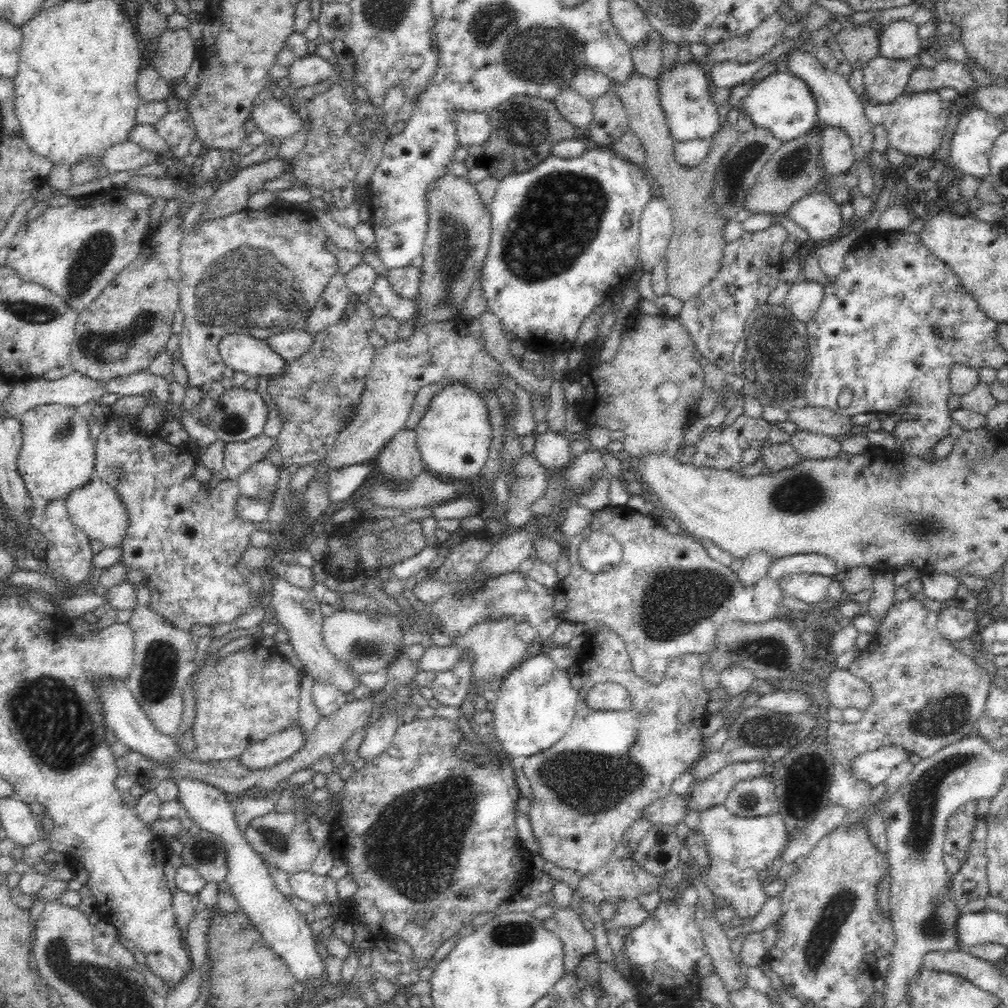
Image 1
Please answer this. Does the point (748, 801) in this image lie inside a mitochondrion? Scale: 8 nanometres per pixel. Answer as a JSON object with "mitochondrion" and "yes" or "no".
{"mitochondrion":"yes"}

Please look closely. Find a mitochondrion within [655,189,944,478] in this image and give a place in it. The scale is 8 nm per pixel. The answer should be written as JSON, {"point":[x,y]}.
{"point":[775,359]}

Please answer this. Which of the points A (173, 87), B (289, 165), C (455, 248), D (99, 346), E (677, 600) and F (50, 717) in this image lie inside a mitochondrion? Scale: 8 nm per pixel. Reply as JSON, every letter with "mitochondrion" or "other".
{"A":"other","B":"other","C":"mitochondrion","D":"mitochondrion","E":"mitochondrion","F":"mitochondrion"}

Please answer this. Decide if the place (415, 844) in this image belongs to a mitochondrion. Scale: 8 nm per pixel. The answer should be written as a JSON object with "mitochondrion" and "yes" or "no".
{"mitochondrion":"yes"}

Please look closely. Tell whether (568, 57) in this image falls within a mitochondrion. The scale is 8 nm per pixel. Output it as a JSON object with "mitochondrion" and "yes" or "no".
{"mitochondrion":"yes"}

